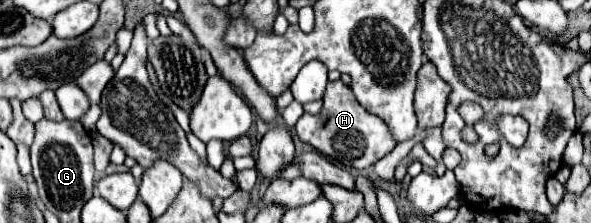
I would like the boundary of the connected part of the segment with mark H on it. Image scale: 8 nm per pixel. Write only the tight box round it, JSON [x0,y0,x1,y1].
[296,81,396,169]

